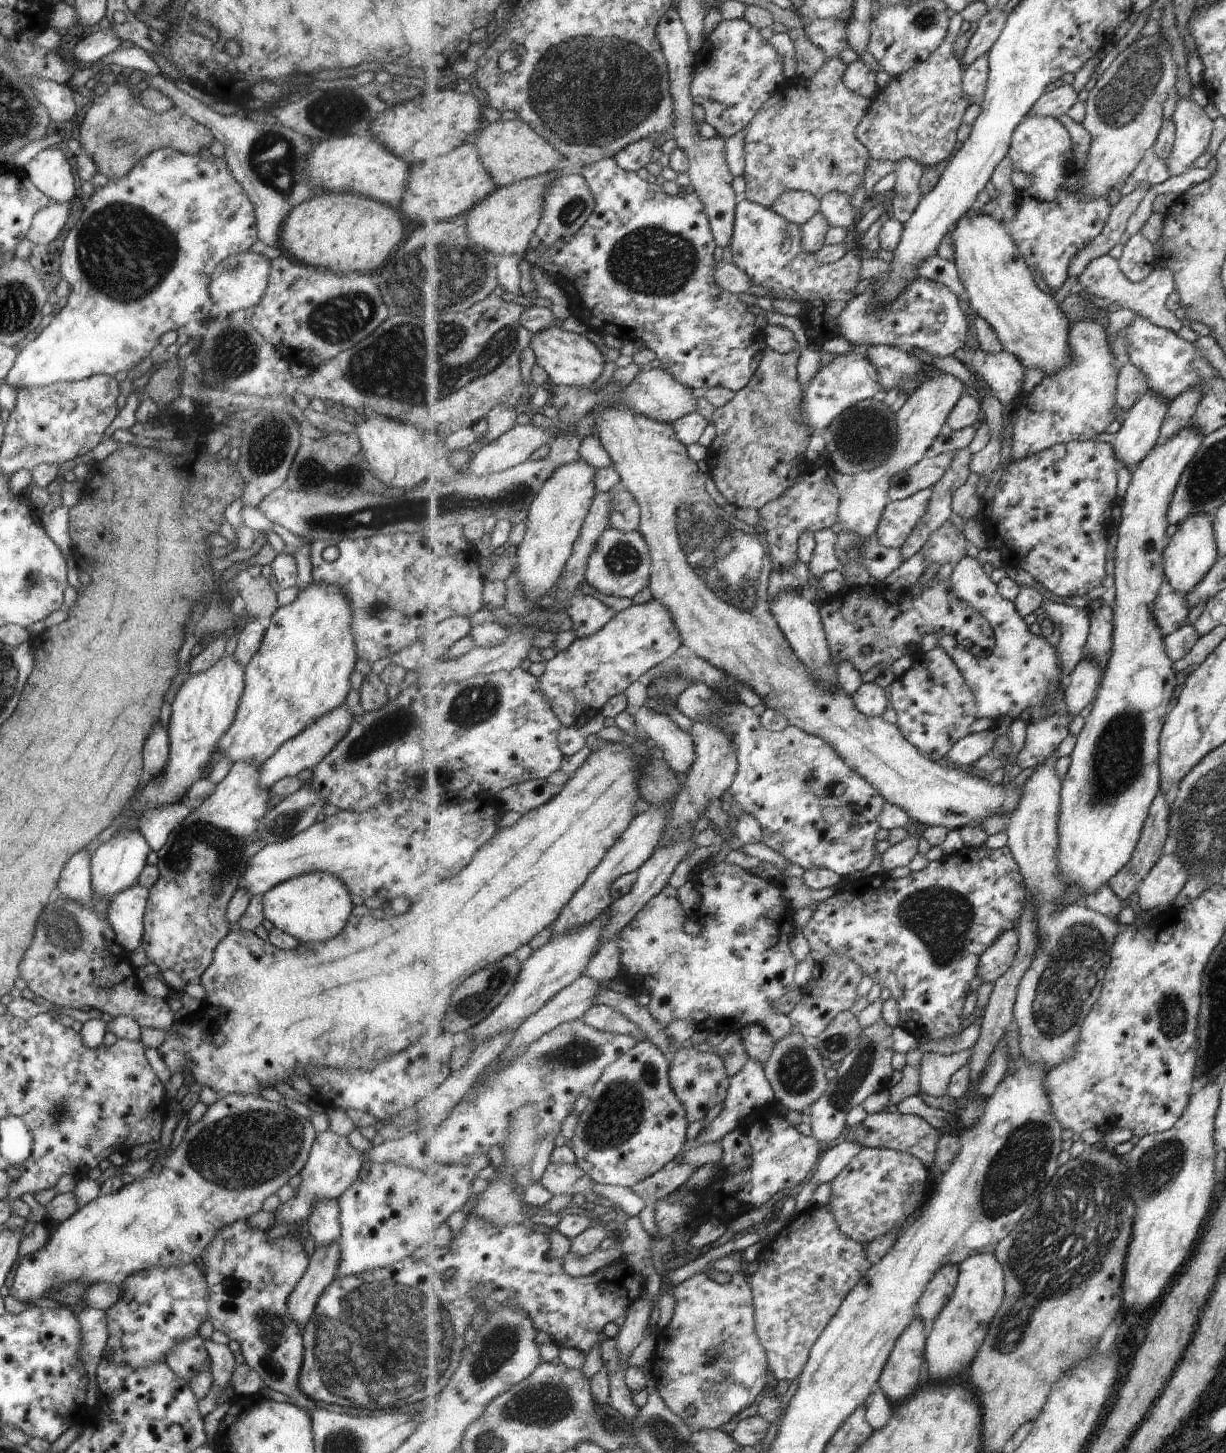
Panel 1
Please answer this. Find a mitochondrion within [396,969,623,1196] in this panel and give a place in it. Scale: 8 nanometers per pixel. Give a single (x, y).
(578, 1052)

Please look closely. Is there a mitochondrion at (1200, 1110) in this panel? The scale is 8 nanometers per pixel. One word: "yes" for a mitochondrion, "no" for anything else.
no

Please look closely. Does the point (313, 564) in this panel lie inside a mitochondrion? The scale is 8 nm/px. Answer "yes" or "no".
no

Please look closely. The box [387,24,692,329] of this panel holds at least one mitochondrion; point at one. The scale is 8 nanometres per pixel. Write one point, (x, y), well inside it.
(584, 99)

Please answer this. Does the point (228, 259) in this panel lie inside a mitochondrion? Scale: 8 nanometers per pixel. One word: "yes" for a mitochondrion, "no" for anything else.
no

